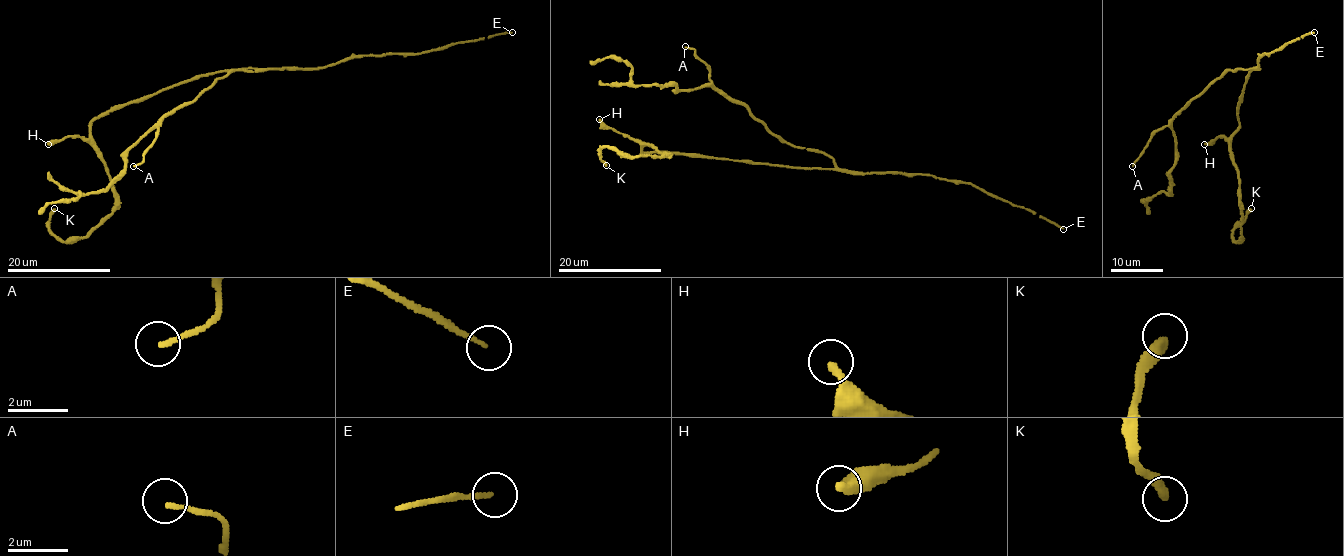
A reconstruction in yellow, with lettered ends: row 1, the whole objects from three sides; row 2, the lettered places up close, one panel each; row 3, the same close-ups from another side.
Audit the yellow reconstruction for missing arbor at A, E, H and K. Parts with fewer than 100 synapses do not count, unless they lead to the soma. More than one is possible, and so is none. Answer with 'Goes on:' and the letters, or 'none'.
Goes on: none

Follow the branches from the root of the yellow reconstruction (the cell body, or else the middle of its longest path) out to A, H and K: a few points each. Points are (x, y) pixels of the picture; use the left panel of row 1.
A: (249, 69), (283, 69), (230, 70), (191, 102), (169, 111), (158, 127), (143, 160), (133, 166)
H: (249, 69), (196, 75), (155, 93), (115, 105), (92, 122), (88, 138), (67, 136), (48, 144)
K: (249, 69), (196, 75), (99, 114), (90, 136), (115, 208), (84, 237), (66, 241), (49, 228), (54, 208)

